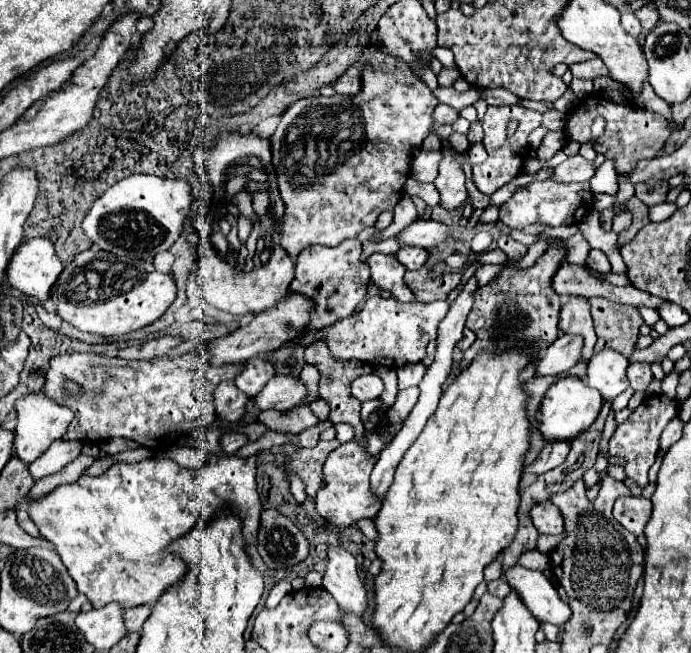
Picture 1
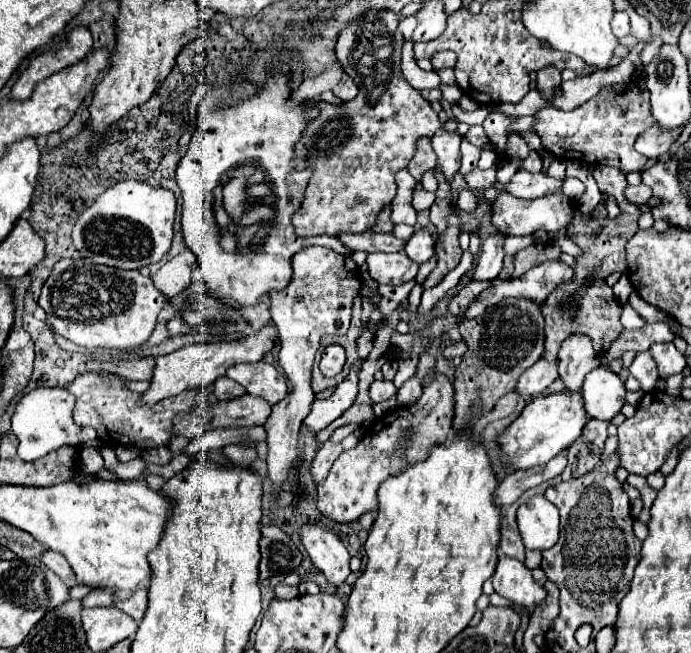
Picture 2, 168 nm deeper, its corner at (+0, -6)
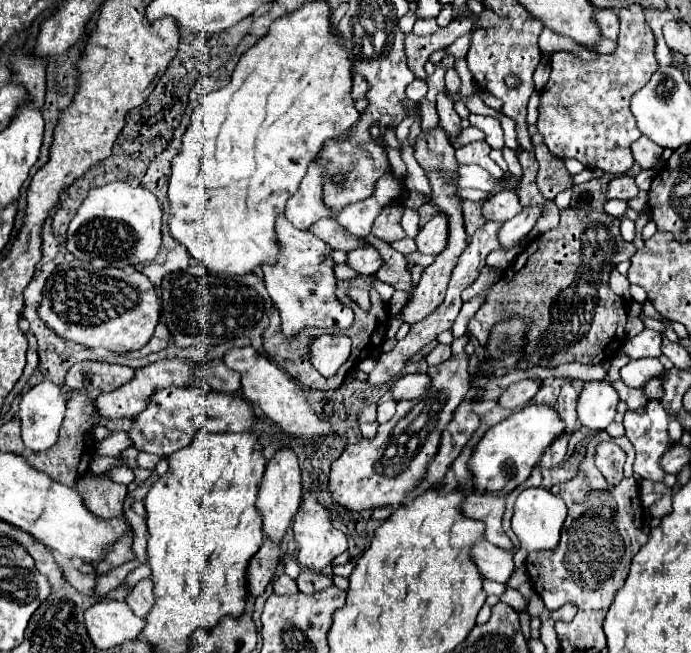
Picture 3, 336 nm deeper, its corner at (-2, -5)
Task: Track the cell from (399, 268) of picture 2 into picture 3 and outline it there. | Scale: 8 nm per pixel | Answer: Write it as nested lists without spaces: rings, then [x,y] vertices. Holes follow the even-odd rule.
[[[359,247],[359,249],[353,249],[353,251],[347,253],[347,261],[345,263],[353,271],[359,271],[361,275],[373,275],[383,265],[383,259],[381,259],[377,249],[373,249],[373,247]]]

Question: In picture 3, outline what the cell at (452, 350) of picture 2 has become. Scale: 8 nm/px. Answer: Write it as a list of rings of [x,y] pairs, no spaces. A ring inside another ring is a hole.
[[[437,345],[429,351],[429,355],[425,359],[427,359],[427,365],[433,367],[433,365],[441,365],[449,357],[451,357],[451,347],[449,345]]]

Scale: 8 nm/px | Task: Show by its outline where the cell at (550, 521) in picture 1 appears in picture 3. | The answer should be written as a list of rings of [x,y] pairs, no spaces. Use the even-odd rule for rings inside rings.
[[[543,487],[523,489],[515,501],[515,511],[513,511],[513,531],[521,543],[521,547],[513,555],[515,567],[519,569],[531,551],[555,549],[559,543],[561,527],[563,527],[565,519],[567,519],[567,505],[561,497],[553,495],[549,489],[543,489]]]

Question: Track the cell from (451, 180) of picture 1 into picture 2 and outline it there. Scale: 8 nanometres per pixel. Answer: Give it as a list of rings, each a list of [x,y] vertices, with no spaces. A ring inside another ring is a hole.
[[[437,130],[437,136],[433,136],[431,146],[437,154],[437,170],[445,176],[447,182],[453,182],[455,174],[459,172],[461,166],[461,136],[457,132],[447,132],[447,130]]]

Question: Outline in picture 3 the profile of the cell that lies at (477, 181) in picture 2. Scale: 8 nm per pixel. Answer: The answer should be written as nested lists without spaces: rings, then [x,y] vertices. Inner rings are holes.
[[[473,141],[473,143],[457,149],[457,159],[459,159],[459,163],[475,163],[499,179],[499,177],[503,177],[503,171],[489,157],[489,151],[491,151],[491,147],[485,141]]]

